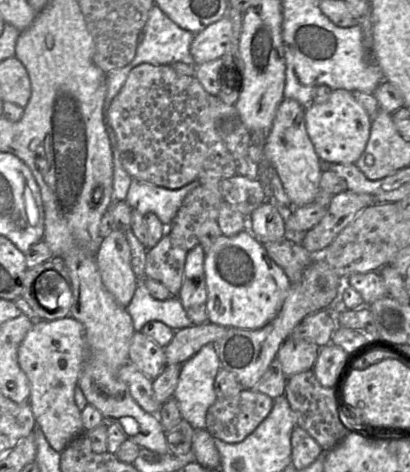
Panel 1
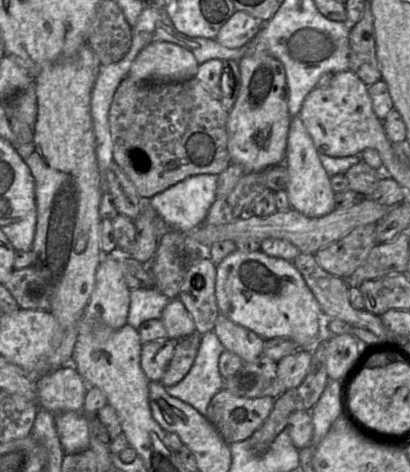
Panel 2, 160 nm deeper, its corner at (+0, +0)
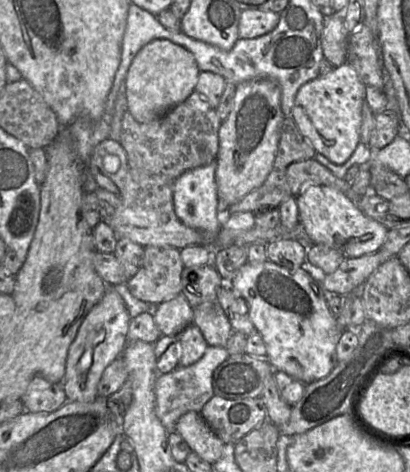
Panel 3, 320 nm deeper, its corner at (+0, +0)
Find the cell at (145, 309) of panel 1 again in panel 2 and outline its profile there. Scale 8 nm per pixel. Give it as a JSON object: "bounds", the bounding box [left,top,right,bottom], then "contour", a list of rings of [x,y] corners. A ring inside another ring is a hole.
{"bounds":[127,287,169,330],"contour":[[[156,287],[131,289],[127,323],[138,330],[144,321],[160,319],[169,301]]]}

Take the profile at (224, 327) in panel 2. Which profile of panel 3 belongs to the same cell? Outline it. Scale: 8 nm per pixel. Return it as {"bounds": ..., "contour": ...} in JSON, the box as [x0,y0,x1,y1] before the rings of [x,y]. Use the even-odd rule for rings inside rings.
{"bounds":[217,283,257,336],"contour":[[[223,283],[218,290],[217,301],[227,315],[233,331],[250,336],[257,332],[248,316],[248,306],[243,298],[238,296],[229,284]]]}

